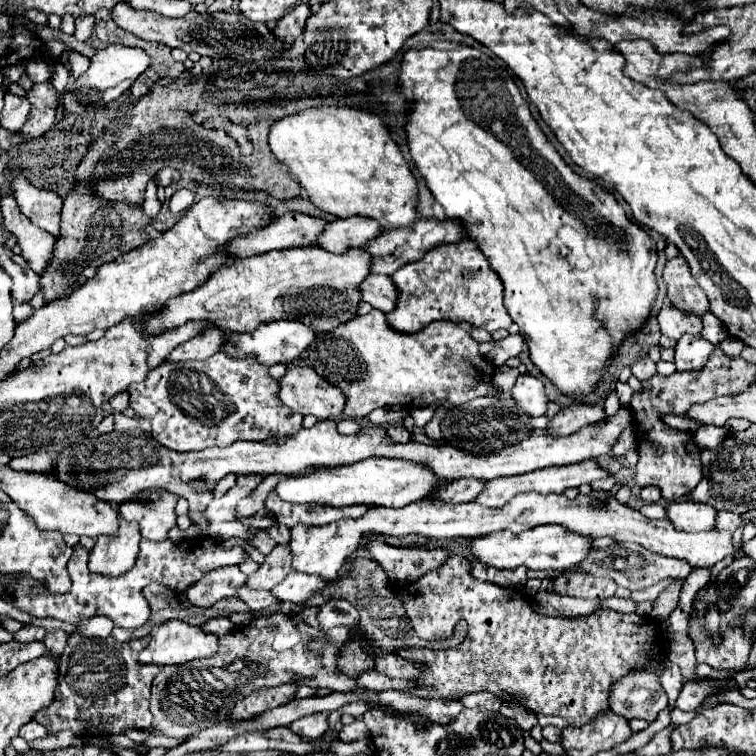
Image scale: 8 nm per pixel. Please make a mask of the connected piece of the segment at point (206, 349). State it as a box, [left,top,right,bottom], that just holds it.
[169,326,227,362]

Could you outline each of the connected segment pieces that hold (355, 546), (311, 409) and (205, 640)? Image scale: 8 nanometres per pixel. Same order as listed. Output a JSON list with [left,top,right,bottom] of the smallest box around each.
[[291,492,743,578],[279,368,343,420],[139,620,219,664]]

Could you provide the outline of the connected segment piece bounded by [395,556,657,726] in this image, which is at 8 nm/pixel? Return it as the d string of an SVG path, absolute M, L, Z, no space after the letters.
M451 556L445 566L427 572L427 580L419 578L420 581L395 590L419 638L449 638L459 620L465 619L469 624L469 634L457 648L397 652L409 662L419 660L427 666L417 678L419 686L413 694L459 700L469 692L487 690L505 702L523 704L537 714L561 716L569 726L585 726L593 714L609 708L609 686L629 670L637 670L649 662L645 650L649 650L649 638L657 636L653 622L615 610L597 610L591 616L577 618L539 616L521 592L475 580L469 568L469 560Z

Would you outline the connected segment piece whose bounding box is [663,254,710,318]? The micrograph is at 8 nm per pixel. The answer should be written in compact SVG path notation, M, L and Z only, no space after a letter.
M681 254L667 260L663 268L663 280L667 284L667 296L673 306L699 318L710 311L708 297L699 288L697 280L691 276L689 264Z

